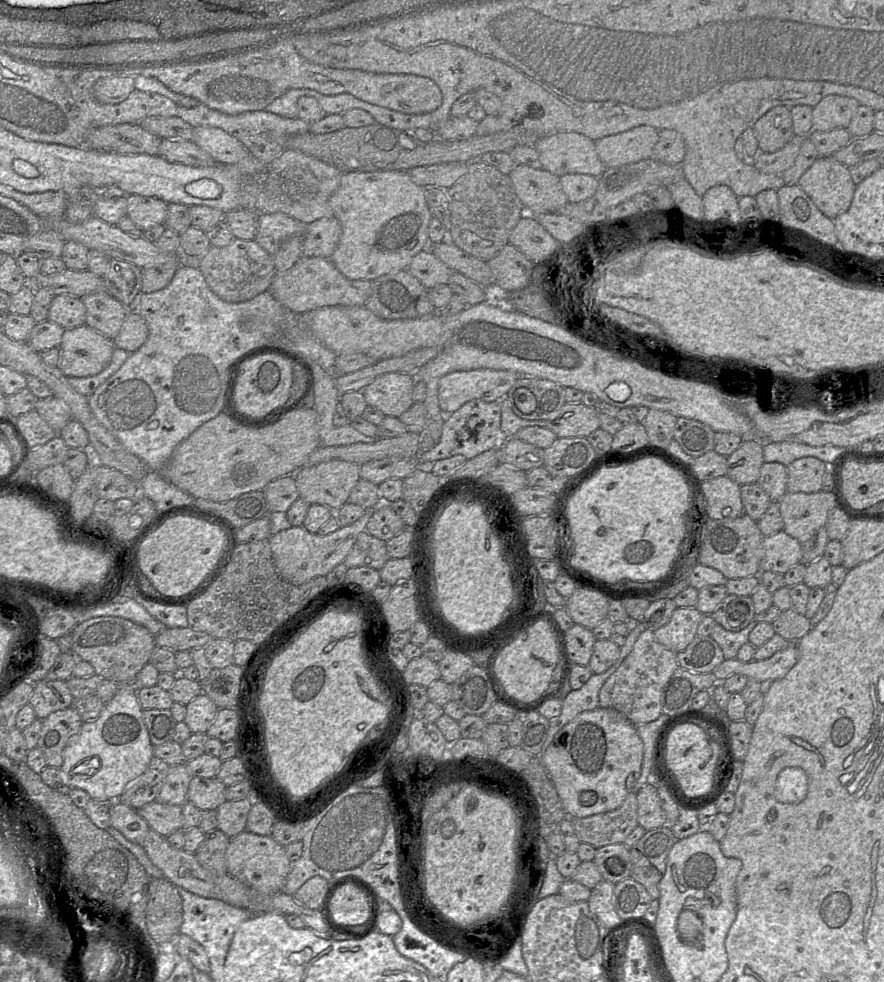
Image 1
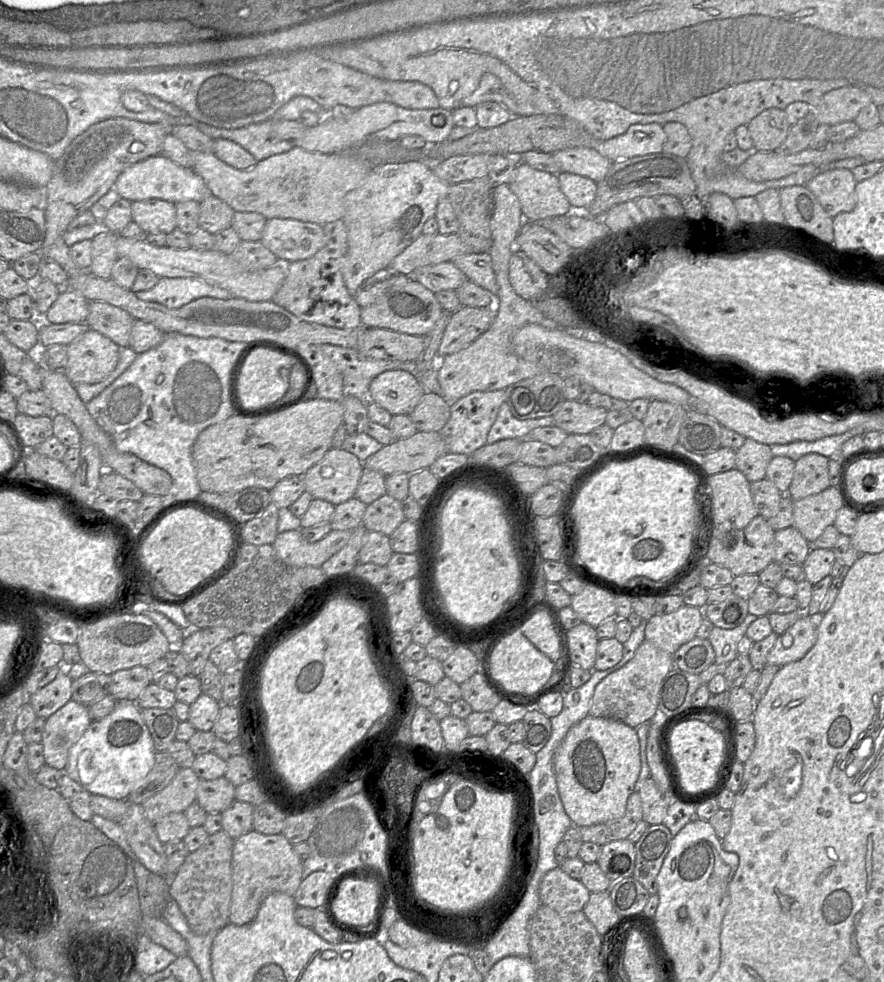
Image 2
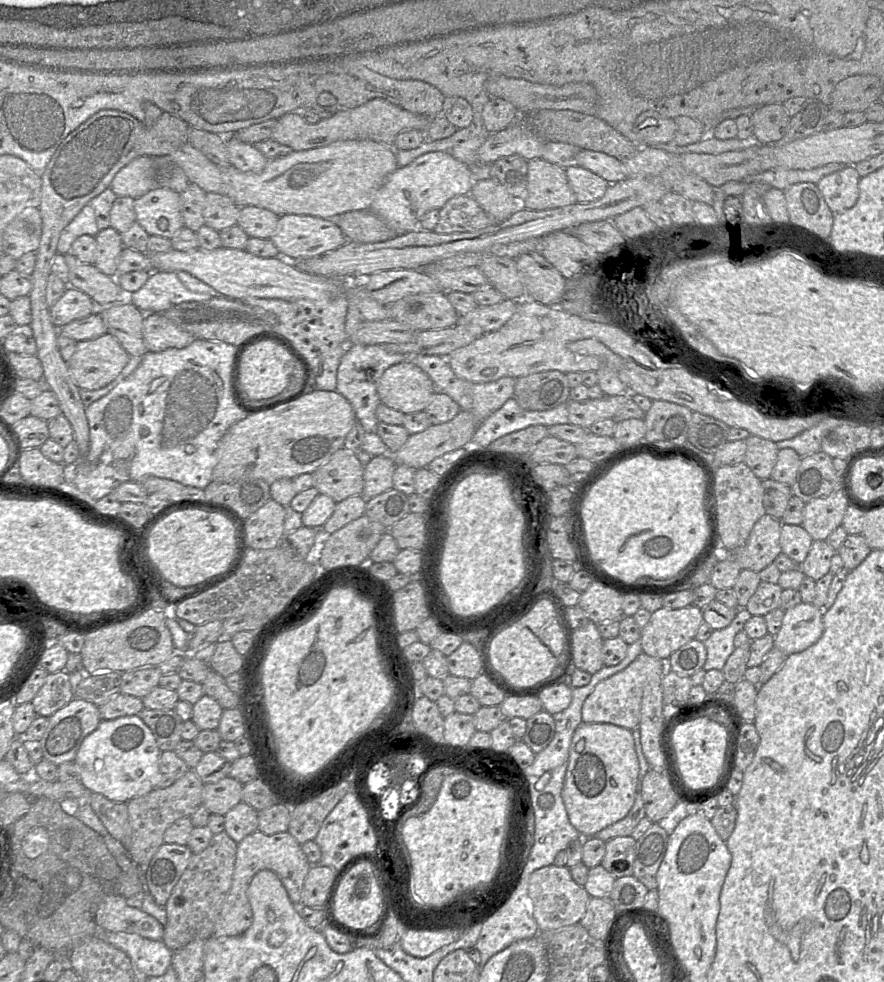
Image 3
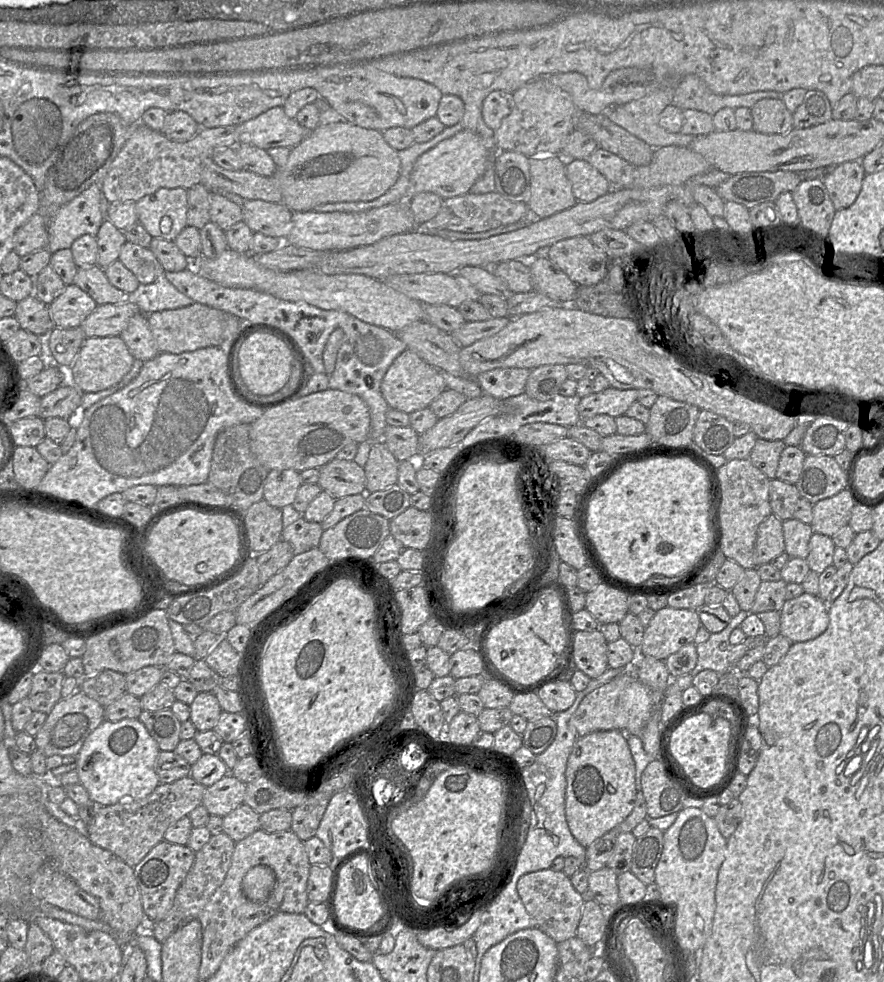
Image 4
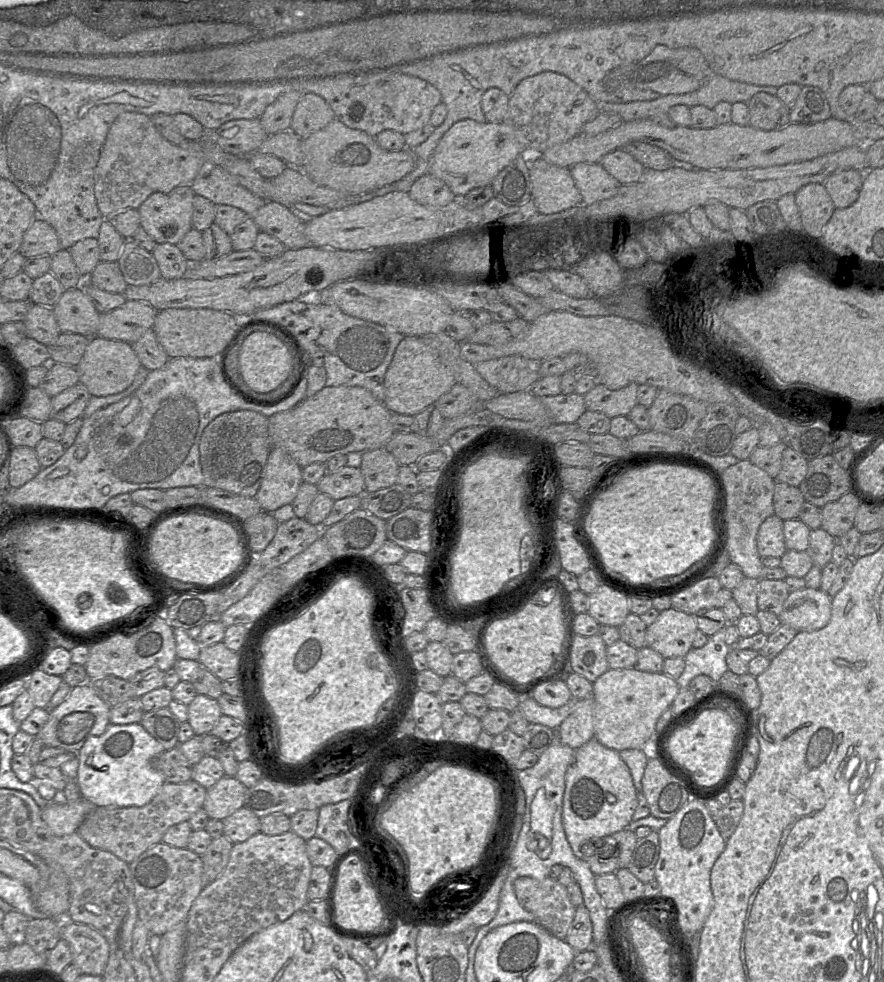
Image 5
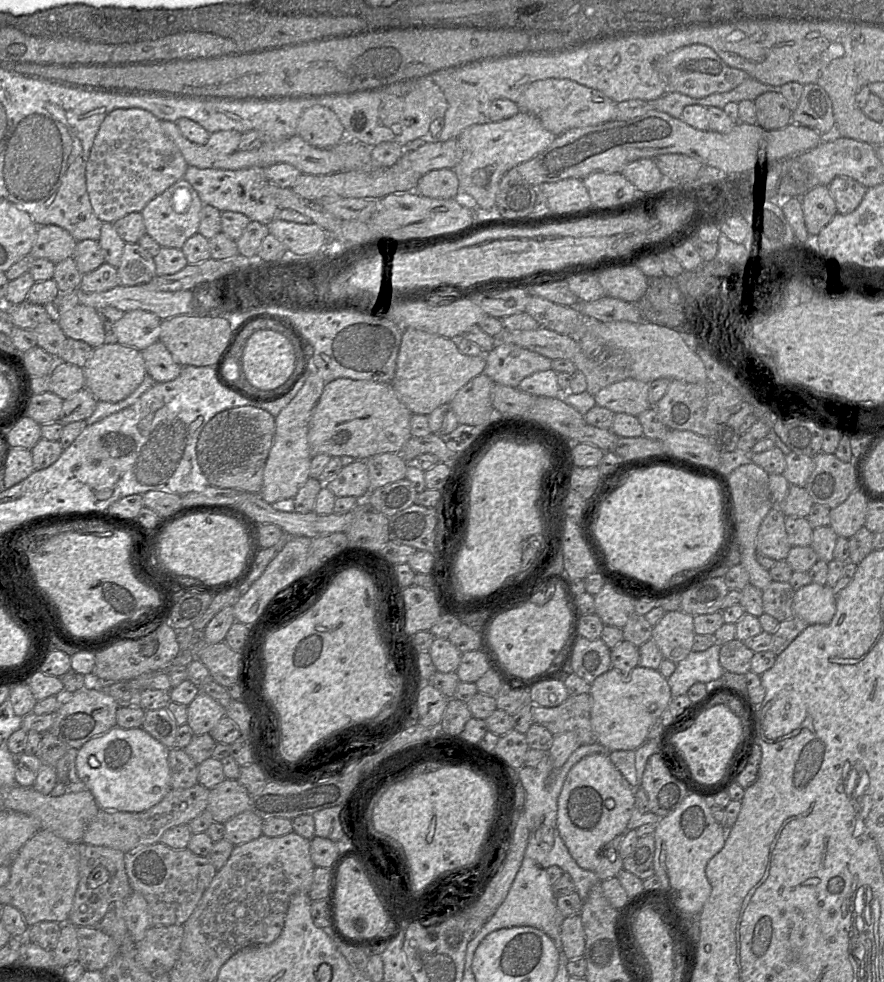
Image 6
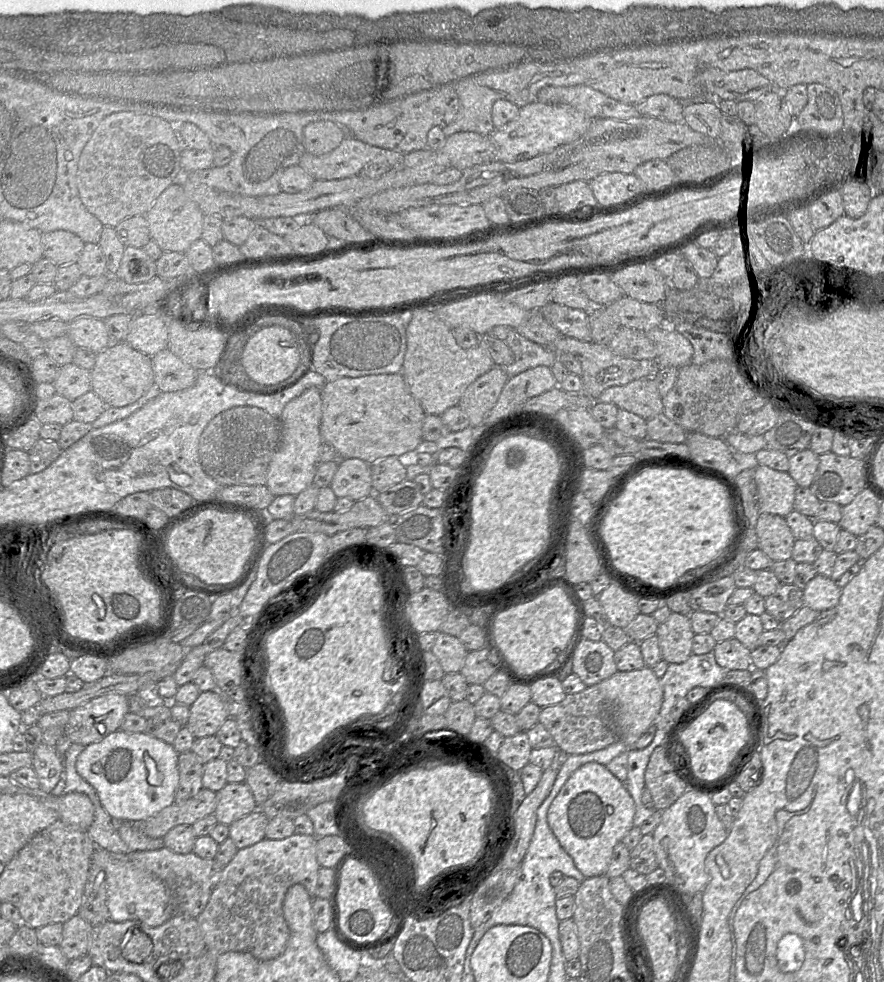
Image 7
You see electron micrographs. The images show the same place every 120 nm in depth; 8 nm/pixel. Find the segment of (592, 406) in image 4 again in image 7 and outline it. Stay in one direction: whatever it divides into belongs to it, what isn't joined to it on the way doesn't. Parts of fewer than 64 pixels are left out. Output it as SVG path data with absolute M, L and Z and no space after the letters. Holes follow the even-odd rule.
M653 377L640 378L621 386L611 386L600 394L597 401L613 403L619 409L634 413L644 420L663 412L662 397Z

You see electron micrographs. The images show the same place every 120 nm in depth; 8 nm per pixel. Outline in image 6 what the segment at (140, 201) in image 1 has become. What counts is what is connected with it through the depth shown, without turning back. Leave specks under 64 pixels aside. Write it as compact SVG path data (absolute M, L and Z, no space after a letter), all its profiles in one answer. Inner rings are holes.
M180 179L154 197L141 211L146 234L161 247L181 249L188 238L198 233L203 203L197 192L185 179Z

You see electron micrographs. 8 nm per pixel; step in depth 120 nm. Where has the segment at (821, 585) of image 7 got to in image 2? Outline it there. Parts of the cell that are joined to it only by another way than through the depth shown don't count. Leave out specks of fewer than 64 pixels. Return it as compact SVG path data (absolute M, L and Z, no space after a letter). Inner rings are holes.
M802 613L800 618L778 636L766 656L766 663L782 666L805 656L817 639L817 616Z

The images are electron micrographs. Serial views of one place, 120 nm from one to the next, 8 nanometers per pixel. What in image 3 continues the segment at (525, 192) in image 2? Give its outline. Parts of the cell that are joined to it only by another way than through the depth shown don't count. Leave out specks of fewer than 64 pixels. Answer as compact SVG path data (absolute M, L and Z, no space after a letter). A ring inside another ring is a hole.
M542 158L528 161L526 197L521 206L539 211L565 207L576 203L565 169Z

